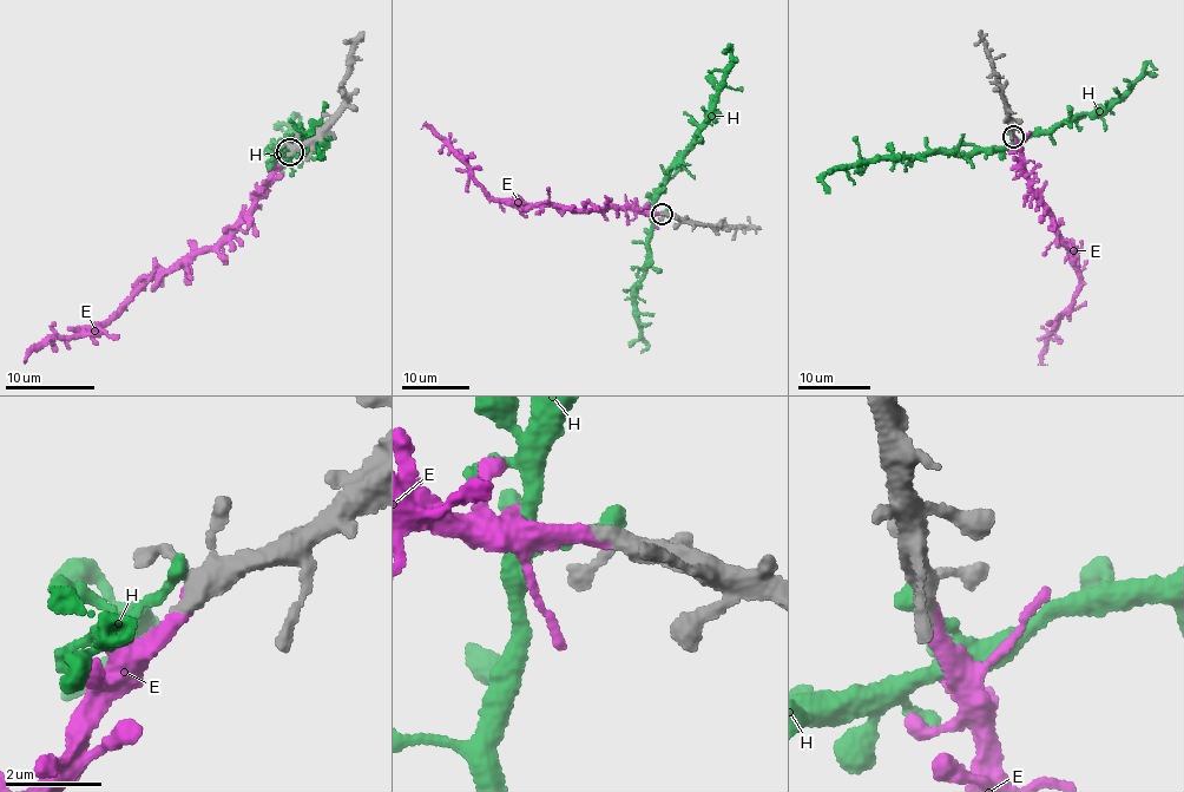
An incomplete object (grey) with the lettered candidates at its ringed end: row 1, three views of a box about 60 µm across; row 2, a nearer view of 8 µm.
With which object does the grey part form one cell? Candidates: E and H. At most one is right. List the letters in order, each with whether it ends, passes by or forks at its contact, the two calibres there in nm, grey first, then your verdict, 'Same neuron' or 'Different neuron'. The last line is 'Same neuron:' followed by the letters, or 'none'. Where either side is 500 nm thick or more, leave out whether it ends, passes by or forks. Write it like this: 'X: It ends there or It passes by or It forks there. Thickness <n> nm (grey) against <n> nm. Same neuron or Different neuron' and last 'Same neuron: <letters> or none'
E: It ends there. Thickness 300 nm (grey) against 360 nm. Same neuron
H: It ends there. Thickness 320 nm (grey) against 320 nm. Different neuron
Same neuron: E

